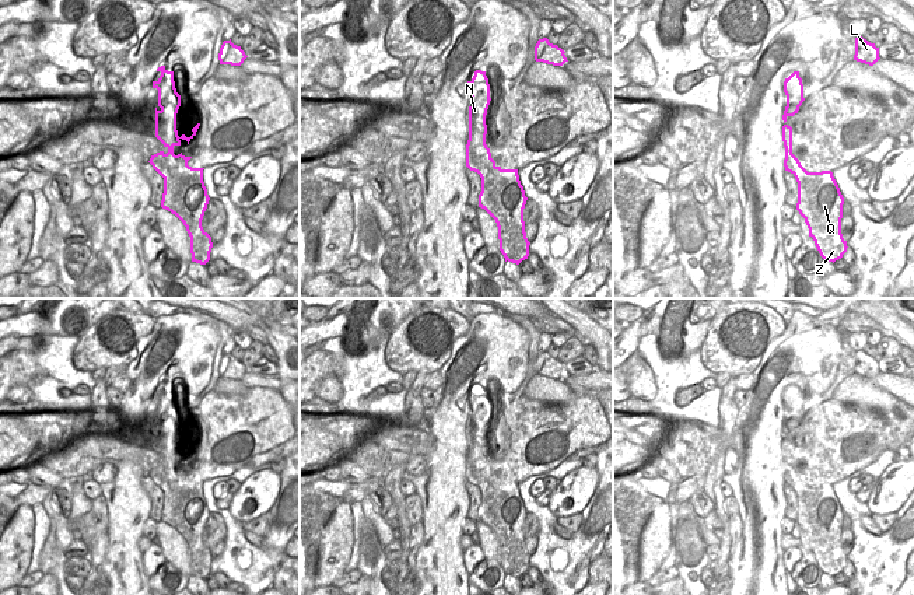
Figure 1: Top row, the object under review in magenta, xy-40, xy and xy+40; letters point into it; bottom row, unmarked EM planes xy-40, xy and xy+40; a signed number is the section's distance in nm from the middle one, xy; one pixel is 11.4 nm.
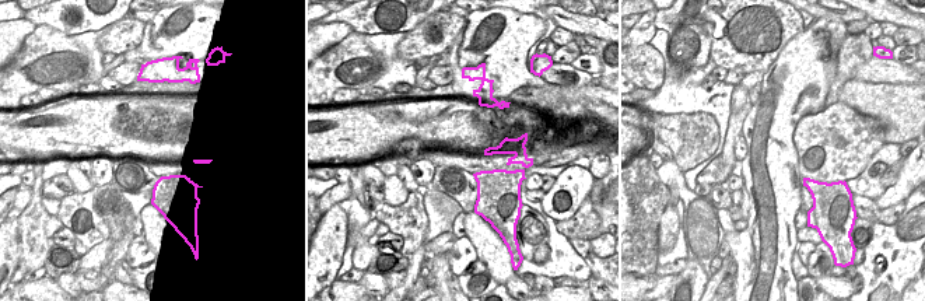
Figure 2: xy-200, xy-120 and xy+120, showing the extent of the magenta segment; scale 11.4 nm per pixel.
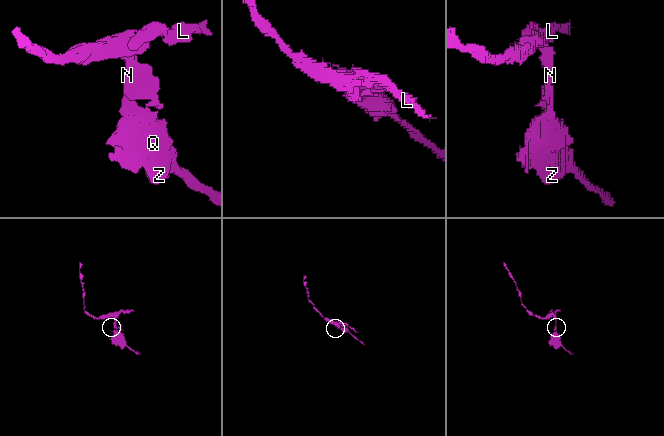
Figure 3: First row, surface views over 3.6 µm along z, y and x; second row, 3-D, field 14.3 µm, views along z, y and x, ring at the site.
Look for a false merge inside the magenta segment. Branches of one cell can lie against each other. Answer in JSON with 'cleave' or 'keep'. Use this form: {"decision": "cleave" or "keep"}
{"decision": "cleave"}

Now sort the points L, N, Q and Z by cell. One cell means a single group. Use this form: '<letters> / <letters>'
L N / Q Z

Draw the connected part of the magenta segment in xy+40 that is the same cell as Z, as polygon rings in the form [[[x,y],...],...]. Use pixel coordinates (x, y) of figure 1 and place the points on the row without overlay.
[[[788,465],[784,480],[798,496],[796,524],[805,532],[809,550],[813,552],[820,570],[834,577],[848,560],[841,547],[844,511],[833,486],[808,486]]]

